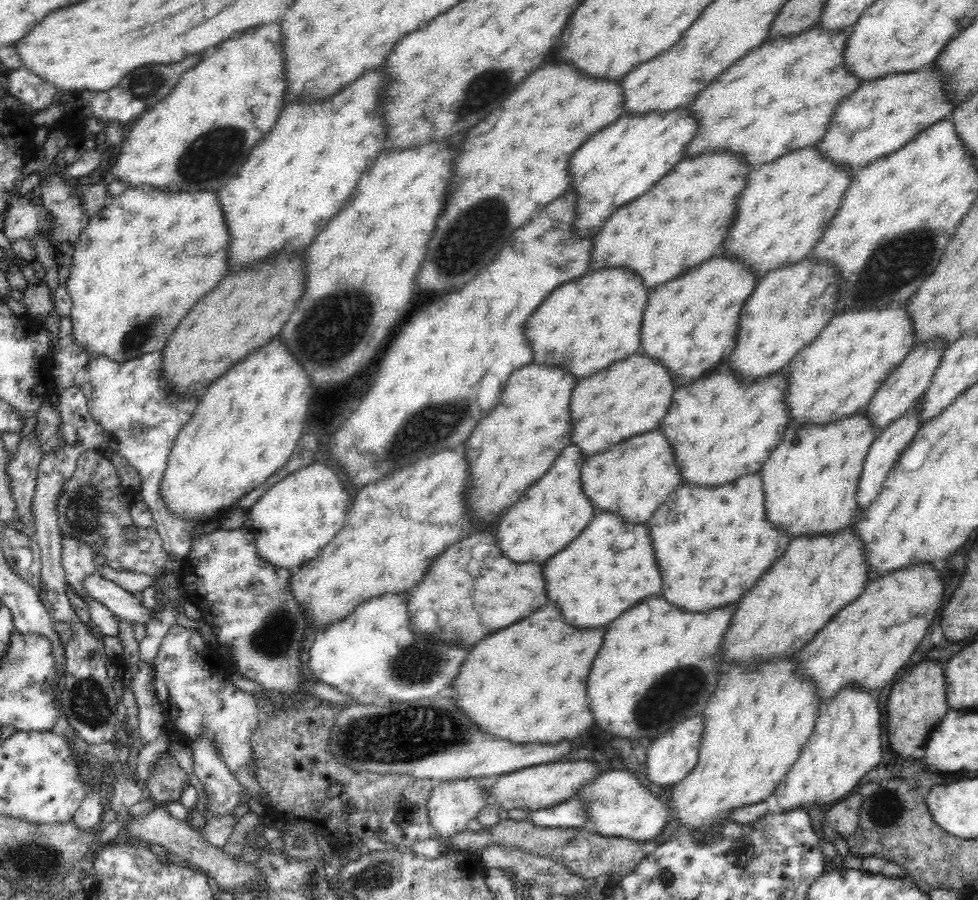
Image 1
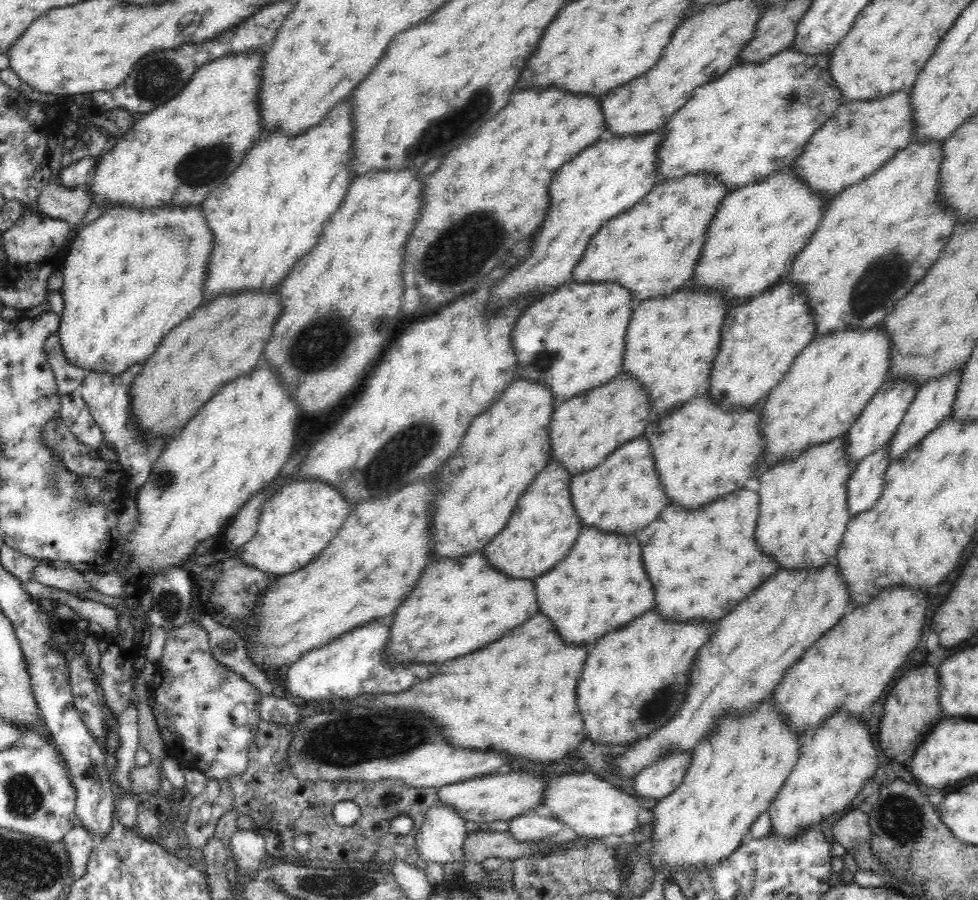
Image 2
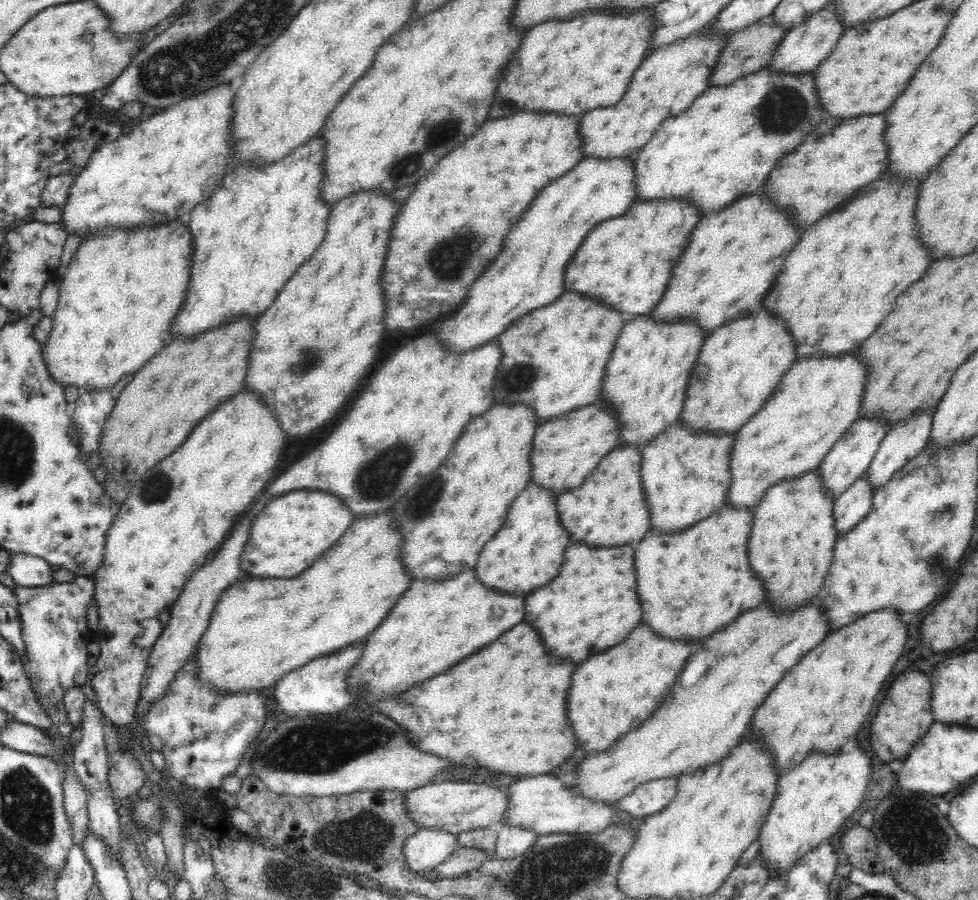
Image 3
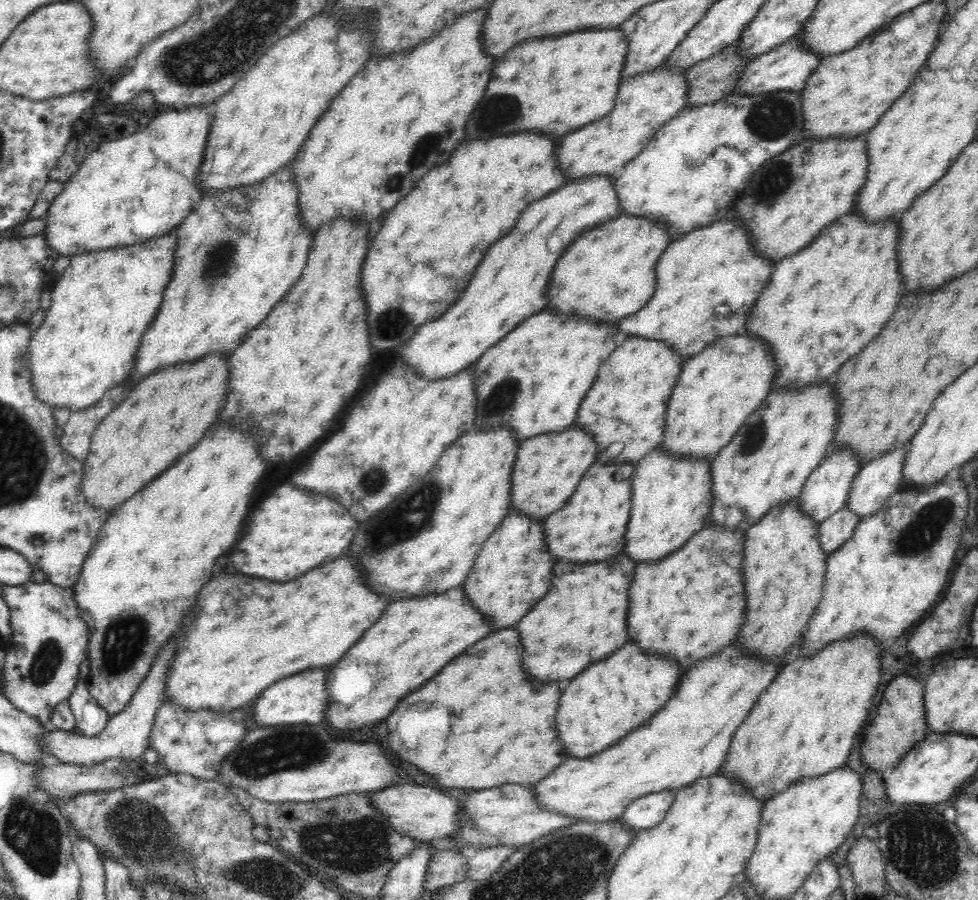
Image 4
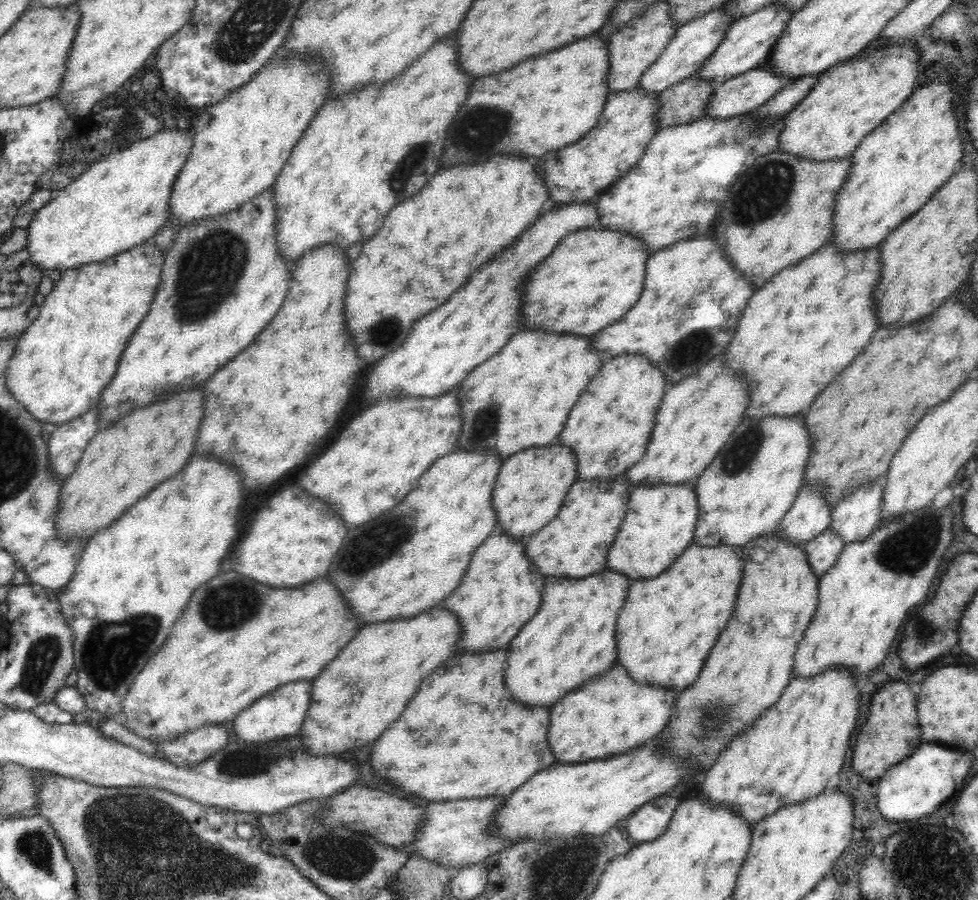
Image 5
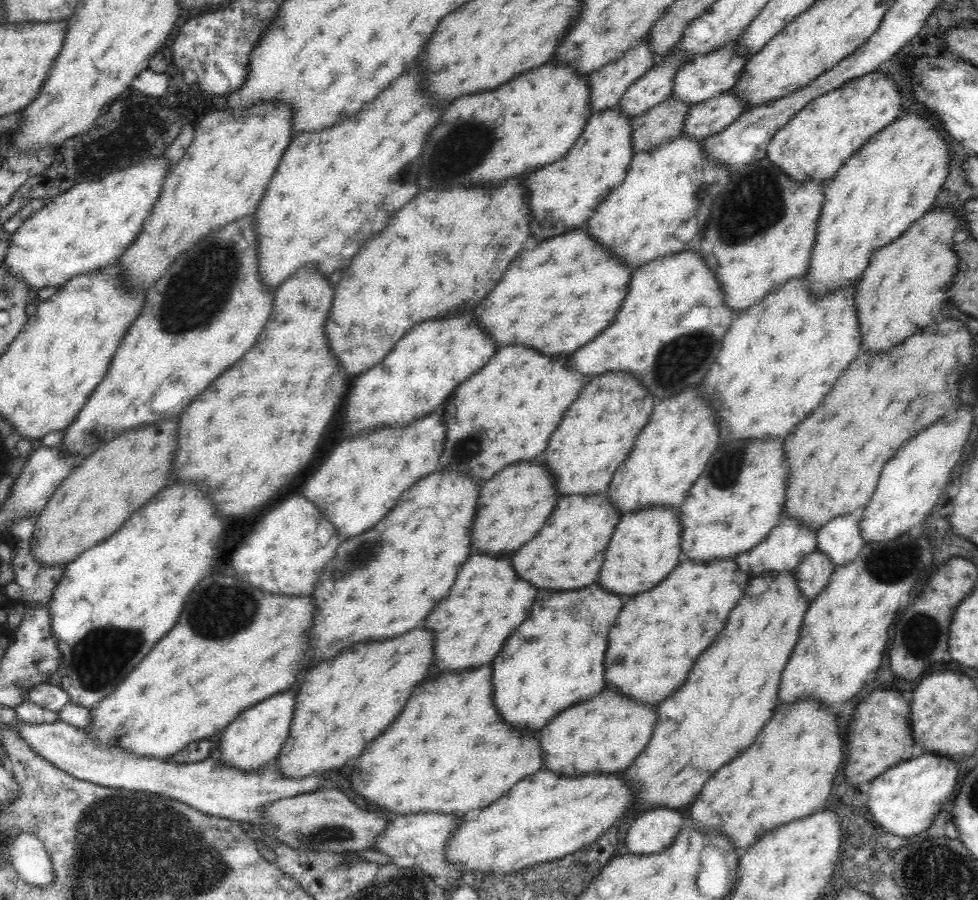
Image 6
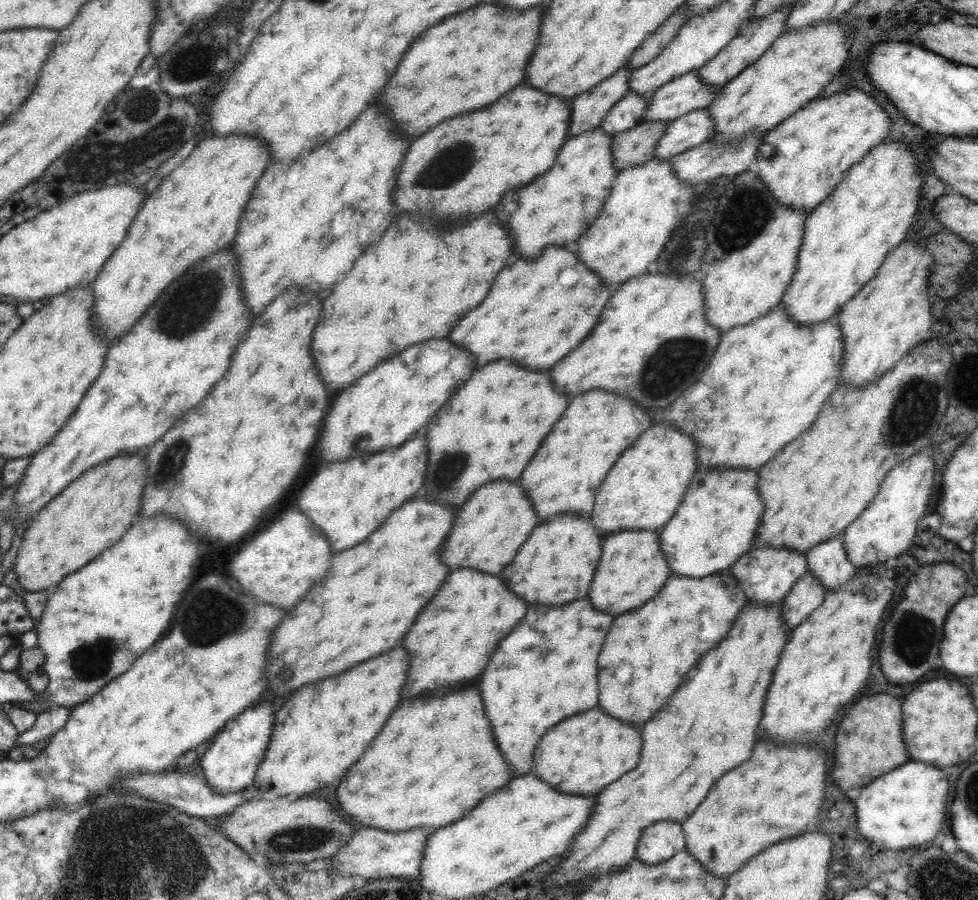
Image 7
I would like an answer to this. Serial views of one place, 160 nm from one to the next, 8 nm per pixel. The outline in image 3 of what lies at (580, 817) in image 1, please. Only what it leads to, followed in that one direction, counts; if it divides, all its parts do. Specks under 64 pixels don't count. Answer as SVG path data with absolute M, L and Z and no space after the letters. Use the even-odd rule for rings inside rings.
M504 825L502 830L497 833L496 840L496 860L514 859L522 856L534 845L536 833L518 827L508 827Z

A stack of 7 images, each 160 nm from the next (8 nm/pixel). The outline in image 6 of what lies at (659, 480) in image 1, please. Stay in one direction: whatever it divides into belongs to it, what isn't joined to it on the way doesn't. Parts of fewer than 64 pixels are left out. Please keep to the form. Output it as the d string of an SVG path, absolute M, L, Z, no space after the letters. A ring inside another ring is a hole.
M604 493L560 497L538 536L514 554L512 566L516 576L530 582L534 588L546 588L554 592L570 592L572 588L586 588L594 584L604 562L608 540L620 517Z

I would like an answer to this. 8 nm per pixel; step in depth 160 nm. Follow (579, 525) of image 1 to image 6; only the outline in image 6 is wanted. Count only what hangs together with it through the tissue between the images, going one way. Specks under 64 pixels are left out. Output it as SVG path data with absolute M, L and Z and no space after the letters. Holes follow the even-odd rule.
M482 554L470 556L458 570L450 592L432 608L424 626L434 632L434 662L430 670L454 672L486 666L502 650L506 638L528 618L536 590L516 578L508 558L494 560Z

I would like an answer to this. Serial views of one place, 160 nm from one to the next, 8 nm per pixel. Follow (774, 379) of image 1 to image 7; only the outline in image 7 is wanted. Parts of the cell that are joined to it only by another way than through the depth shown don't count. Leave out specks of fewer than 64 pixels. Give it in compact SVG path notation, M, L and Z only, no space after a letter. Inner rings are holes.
M622 531L604 540L600 564L594 572L594 580L588 596L592 606L600 612L626 614L652 600L660 592L668 576L670 576L670 568L664 561L658 542L658 532Z

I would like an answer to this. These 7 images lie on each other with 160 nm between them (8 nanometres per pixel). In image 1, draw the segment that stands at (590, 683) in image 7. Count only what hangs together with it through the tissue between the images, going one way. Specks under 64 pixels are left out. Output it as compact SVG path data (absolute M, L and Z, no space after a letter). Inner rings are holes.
M598 512L588 528L566 546L566 550L558 552L544 564L544 580L548 580L548 600L560 604L560 612L564 612L564 620L568 624L576 624L576 628L604 628L620 612L632 608L632 604L640 604L644 596L660 594L660 574L656 568L656 560L652 554L652 540L650 532L642 524L626 524L620 520L622 516L610 512Z

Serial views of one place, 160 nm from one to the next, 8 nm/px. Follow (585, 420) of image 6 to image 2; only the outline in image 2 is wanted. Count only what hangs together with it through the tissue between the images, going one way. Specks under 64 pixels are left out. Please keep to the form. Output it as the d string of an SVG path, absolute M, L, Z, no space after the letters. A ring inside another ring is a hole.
M689 283L672 296L642 302L632 310L624 334L620 374L628 374L641 385L654 418L662 418L664 412L694 398L709 380L724 316L726 304L718 294L704 293Z

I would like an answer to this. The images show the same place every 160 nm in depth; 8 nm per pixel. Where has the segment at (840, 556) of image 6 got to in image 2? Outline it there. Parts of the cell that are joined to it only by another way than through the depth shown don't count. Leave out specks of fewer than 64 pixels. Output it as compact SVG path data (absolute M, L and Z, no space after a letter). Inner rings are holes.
M960 371L948 373L944 378L940 377L939 379L932 380L924 388L917 390L912 398L912 402L908 405L903 420L887 443L888 459L890 459L890 462L897 461L903 455L906 455L911 448L918 446L922 439L926 438L935 428L940 427L944 419L950 416L952 400L956 396L958 385L960 385Z

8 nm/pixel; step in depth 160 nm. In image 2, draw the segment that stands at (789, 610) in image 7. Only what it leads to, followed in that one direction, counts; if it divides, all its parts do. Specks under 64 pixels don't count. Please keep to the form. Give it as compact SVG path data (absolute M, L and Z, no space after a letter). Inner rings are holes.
M886 444L879 451L869 454L855 464L846 482L848 515L855 517L876 504L884 487L884 476L889 463Z

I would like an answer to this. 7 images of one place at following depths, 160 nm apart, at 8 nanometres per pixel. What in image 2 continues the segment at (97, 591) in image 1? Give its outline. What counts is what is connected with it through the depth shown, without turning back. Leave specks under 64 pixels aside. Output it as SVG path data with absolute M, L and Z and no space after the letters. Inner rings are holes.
M50 561L42 562L34 566L31 578L38 583L69 593L84 592L90 590L84 581L82 573L69 566L53 563Z

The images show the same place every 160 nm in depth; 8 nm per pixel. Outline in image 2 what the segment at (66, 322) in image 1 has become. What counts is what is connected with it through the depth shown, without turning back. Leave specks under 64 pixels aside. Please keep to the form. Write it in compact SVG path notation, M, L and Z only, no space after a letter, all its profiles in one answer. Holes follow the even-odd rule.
M52 332L46 336L44 352L54 372L60 395L68 396L74 390L79 389L86 379L87 373L68 364L68 360L65 360L57 332Z

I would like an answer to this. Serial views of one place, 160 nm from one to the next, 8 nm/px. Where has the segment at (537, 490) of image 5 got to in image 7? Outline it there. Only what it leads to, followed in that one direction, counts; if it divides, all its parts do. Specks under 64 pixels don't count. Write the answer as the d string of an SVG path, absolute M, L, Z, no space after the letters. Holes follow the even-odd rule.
M494 482L486 484L461 504L454 514L454 524L442 546L440 558L448 570L456 568L476 568L484 574L498 574L506 564L512 562L516 550L530 536L536 526L536 514L520 484Z

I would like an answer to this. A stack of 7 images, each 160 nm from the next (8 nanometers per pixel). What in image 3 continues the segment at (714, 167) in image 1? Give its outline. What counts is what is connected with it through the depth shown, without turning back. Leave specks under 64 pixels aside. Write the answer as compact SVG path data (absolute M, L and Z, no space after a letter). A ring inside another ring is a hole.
M658 199L651 201L636 201L622 216L597 224L590 232L587 232L580 244L580 248L570 258L566 270L564 270L564 290L566 292L578 292L588 298L604 300L610 308L618 312L630 312L630 314L648 314L660 302L666 288L668 278L672 276L672 266L680 258L680 252L684 250L684 244L688 242L688 236L696 223L700 220L700 211L692 207L688 201L678 199Z

